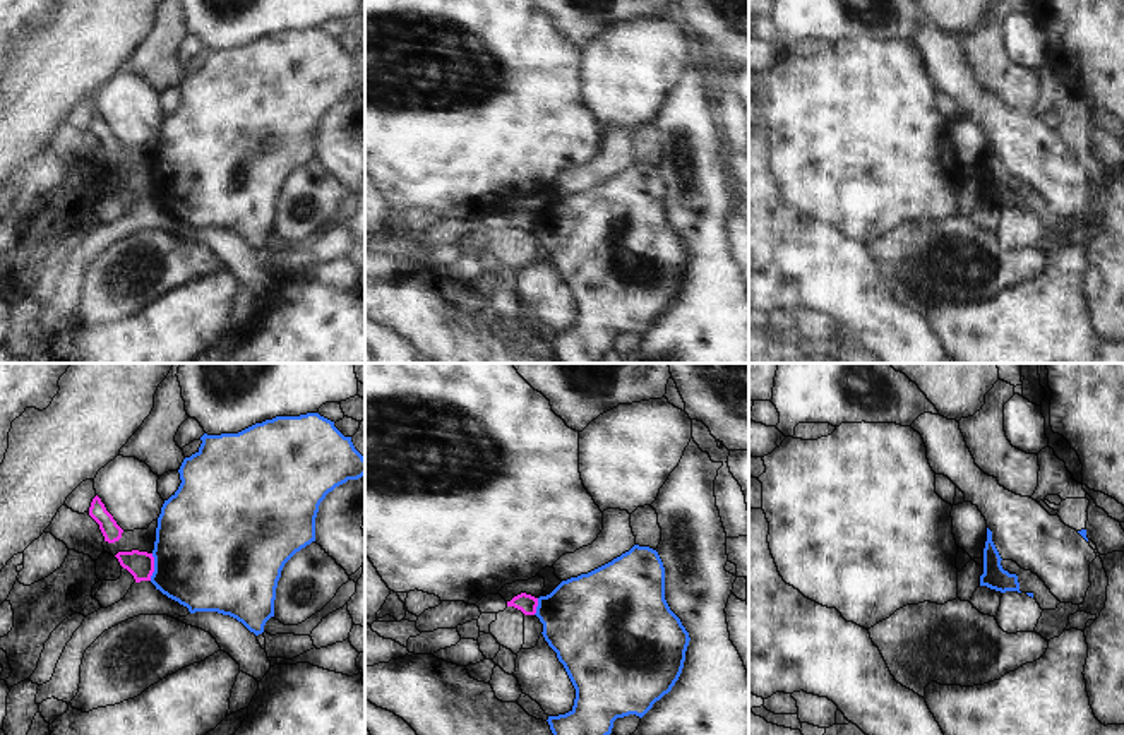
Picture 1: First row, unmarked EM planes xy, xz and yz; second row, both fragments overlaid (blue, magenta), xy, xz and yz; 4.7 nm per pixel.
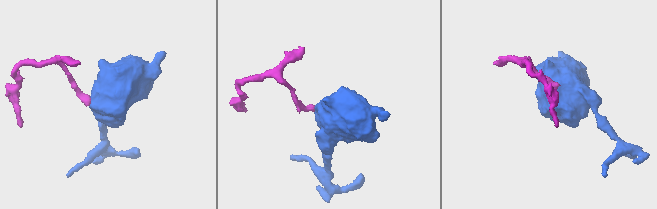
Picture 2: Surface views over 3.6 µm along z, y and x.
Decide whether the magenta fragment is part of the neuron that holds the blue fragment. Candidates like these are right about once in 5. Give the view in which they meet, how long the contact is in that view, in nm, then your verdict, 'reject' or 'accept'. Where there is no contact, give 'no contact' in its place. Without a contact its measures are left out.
contact in xy; length 130 nm; reject

